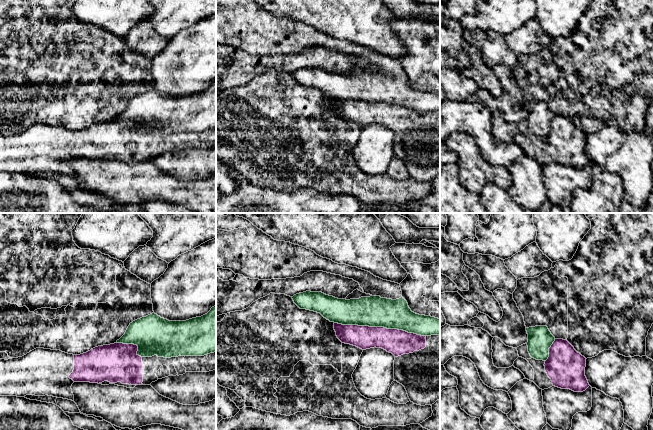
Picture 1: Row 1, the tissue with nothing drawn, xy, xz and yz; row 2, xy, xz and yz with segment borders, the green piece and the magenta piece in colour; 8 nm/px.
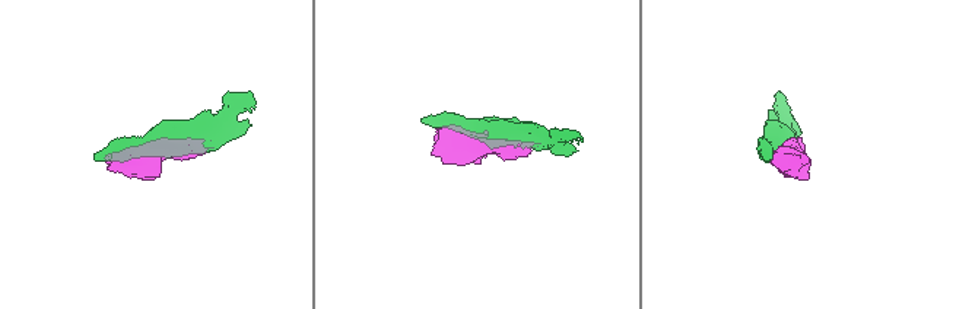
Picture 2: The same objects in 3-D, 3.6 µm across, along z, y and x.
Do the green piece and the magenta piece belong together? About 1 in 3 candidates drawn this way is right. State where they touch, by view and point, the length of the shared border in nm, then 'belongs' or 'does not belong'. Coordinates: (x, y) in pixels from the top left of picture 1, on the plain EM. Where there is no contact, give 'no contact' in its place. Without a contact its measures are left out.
xz (380, 102) | 750 nm | does not belong

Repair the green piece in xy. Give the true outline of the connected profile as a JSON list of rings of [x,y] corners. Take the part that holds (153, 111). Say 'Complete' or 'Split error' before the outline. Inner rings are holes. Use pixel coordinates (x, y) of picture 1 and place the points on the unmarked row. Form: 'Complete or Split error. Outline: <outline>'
Complete. Outline: [[[216,81],[207,90],[186,97],[169,97],[152,89],[130,99],[125,110],[116,119],[137,121],[137,131],[141,133],[157,131],[158,133],[171,134],[178,132],[204,132],[214,129],[216,128]]]

